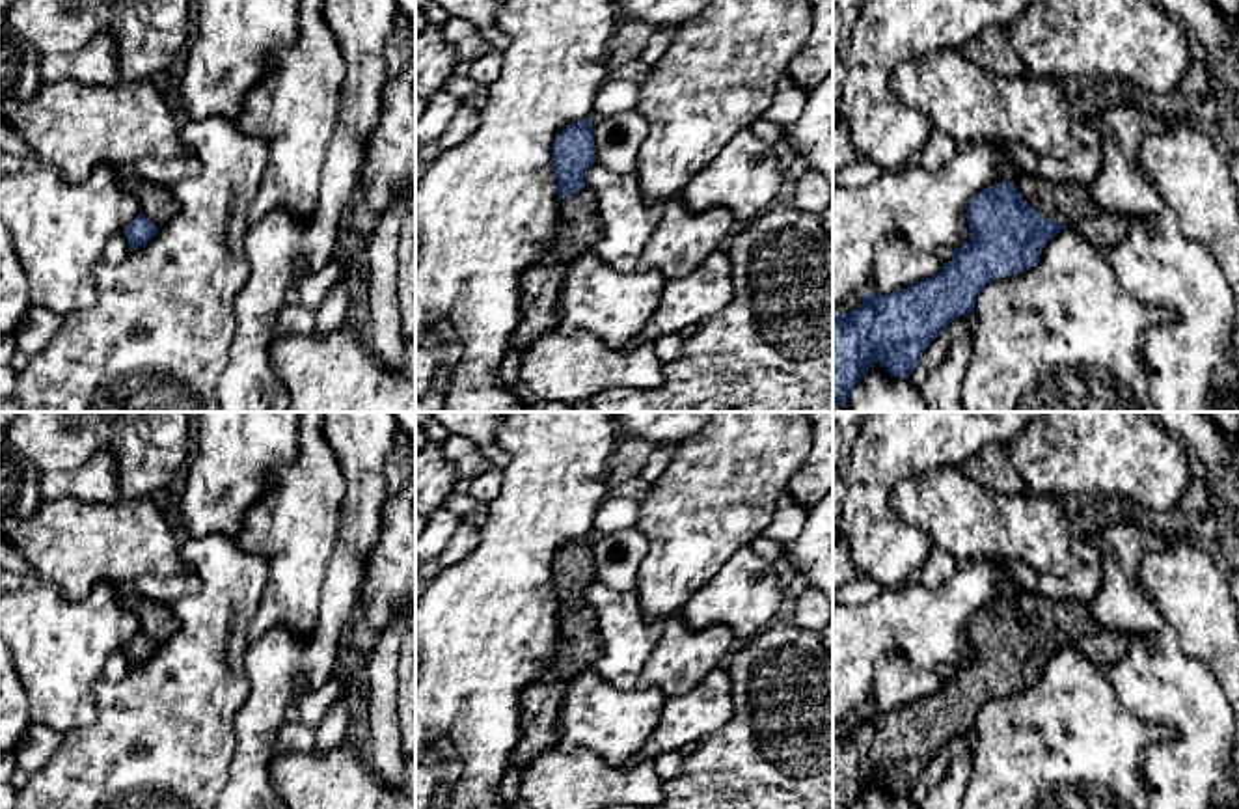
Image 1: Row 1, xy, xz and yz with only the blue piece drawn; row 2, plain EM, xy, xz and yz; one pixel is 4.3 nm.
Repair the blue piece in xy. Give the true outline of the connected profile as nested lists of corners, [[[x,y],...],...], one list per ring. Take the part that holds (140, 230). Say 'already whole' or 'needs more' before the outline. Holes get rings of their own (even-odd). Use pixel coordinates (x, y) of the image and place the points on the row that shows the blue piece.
needs more; [[[132,170],[119,175],[125,192],[140,201],[140,214],[123,229],[129,250],[145,246],[157,231],[179,214],[179,203],[173,199],[170,186],[140,177]]]

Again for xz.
needs more; [[[591,119],[563,129],[551,145],[557,177],[557,220],[544,242],[544,255],[520,276],[522,315],[511,345],[525,345],[553,332],[557,304],[568,265],[592,250],[600,222],[583,175],[596,162]]]

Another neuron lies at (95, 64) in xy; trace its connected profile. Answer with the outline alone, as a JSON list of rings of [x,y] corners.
[[[102,28],[82,50],[41,56],[39,78],[43,84],[76,80],[88,86],[112,86],[121,82],[114,35]]]

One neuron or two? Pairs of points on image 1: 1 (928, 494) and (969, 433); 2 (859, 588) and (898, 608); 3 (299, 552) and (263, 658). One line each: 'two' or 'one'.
1: two
2: two
3: two

